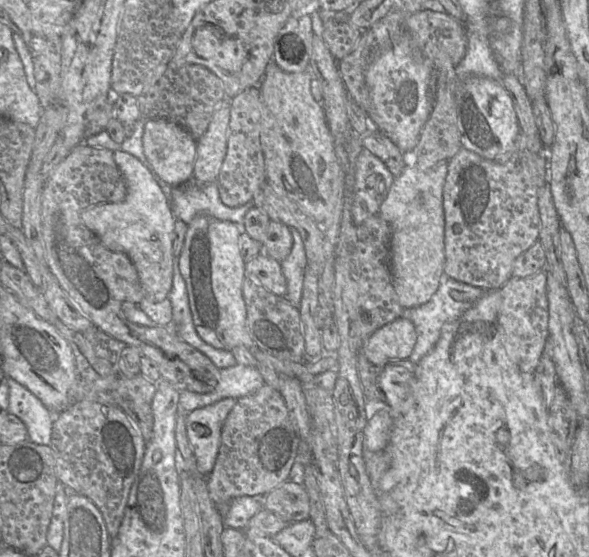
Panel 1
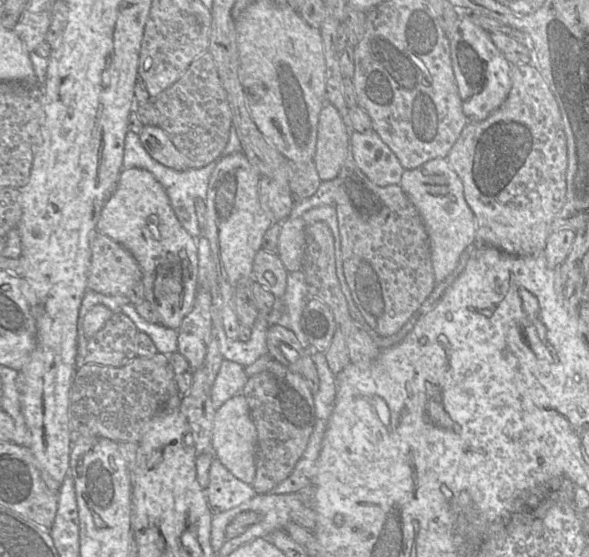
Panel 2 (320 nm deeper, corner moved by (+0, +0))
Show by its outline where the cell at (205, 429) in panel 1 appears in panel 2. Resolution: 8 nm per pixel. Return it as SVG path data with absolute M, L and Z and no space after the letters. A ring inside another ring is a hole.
M244 395L233 396L216 410L211 436L212 453L237 479L247 484L252 484L255 479L257 441L257 430Z

